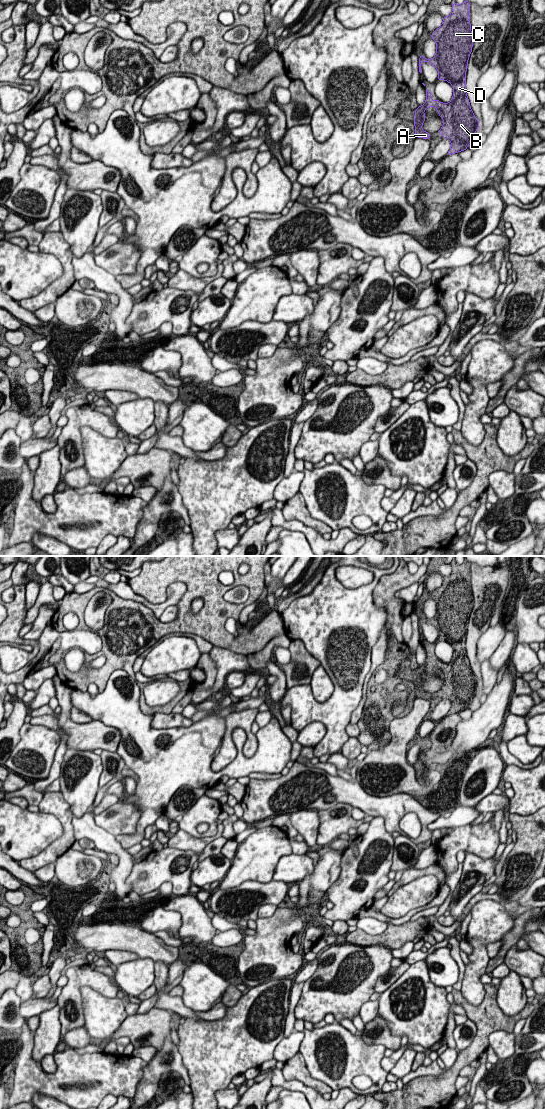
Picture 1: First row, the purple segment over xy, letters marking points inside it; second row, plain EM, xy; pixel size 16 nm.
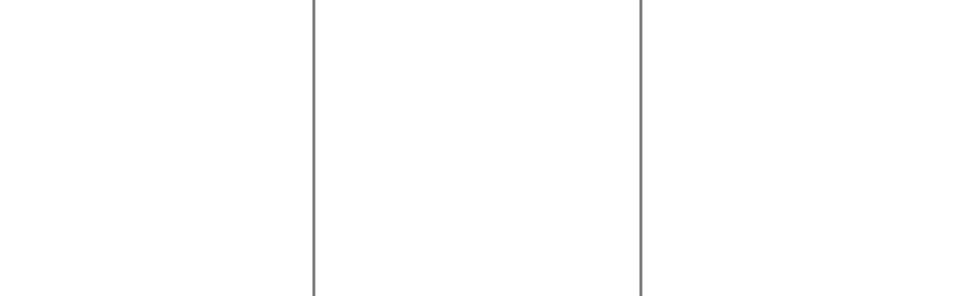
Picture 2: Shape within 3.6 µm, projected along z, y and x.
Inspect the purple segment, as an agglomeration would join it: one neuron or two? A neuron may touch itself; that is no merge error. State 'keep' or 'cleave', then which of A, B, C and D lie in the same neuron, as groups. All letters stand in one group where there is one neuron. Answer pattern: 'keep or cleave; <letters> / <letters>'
keep; A B C D

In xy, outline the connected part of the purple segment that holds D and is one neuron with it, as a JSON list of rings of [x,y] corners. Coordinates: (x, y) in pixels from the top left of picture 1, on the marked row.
[[[467,0],[462,4],[453,3],[452,12],[443,17],[443,22],[432,34],[436,42],[436,54],[432,59],[419,57],[419,72],[421,63],[428,62],[438,70],[438,80],[445,80],[453,87],[453,96],[449,103],[431,99],[431,92],[426,89],[426,101],[415,109],[415,134],[417,138],[430,139],[430,133],[422,129],[425,121],[424,111],[435,107],[443,119],[443,126],[438,134],[451,142],[447,155],[467,149],[478,127],[466,93],[466,71],[469,56],[472,52],[473,37],[470,24],[470,6]]]

